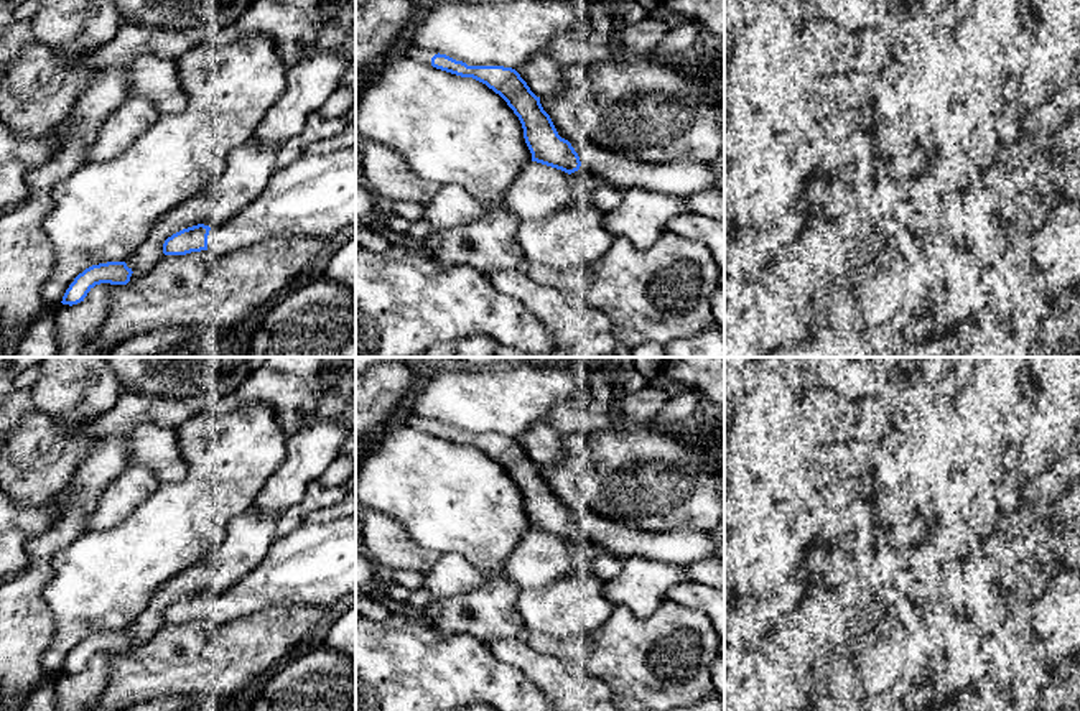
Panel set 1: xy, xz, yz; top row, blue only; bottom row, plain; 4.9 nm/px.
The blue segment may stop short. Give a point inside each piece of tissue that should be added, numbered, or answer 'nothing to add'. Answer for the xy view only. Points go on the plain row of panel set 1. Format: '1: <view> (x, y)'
1: xy (315, 565)

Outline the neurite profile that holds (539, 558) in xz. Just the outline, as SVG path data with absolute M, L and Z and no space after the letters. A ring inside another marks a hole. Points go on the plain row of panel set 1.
M530 530L505 558L499 574L505 576L522 591L532 591L552 584L576 568L591 566L601 553L601 548L581 537L568 543L561 538Z

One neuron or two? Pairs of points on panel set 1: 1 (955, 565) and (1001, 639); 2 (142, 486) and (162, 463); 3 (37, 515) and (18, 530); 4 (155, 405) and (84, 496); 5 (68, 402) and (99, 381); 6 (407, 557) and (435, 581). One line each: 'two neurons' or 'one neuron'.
1: one neuron
2: two neurons
3: one neuron
4: one neuron
5: one neuron
6: two neurons

